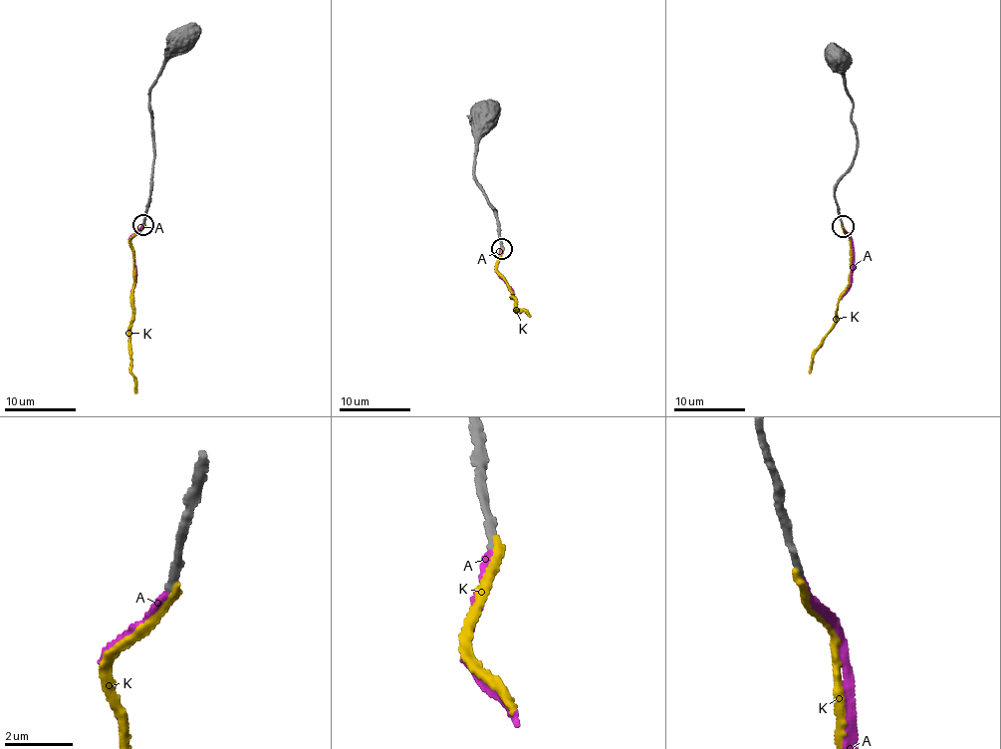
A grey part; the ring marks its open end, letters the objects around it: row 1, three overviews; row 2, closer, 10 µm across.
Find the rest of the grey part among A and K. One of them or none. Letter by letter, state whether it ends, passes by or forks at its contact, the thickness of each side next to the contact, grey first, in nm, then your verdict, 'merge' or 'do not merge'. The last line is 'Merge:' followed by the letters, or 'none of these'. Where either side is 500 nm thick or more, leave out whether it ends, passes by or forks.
A: it ends; calibres 200 and 200 nm; merge
K: it ends; calibres 240 and 200 nm; do not merge
Merge: A

